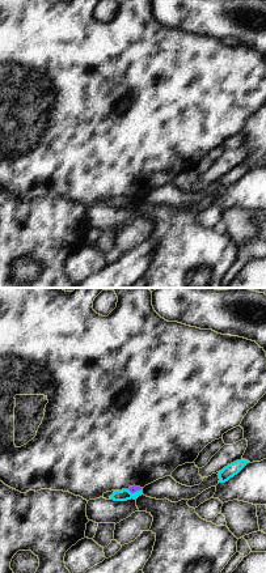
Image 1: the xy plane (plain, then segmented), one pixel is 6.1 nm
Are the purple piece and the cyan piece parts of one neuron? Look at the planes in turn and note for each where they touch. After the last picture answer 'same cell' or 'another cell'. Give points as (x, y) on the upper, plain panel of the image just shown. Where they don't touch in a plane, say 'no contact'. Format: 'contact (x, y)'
contact (134, 199)

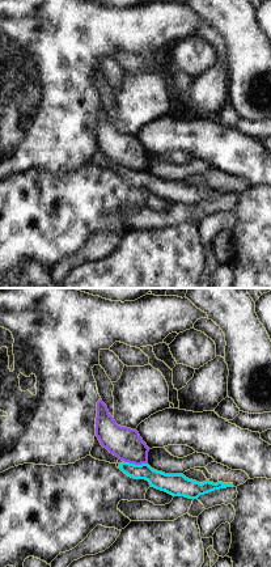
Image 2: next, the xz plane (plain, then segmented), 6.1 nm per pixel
contact (136, 170)

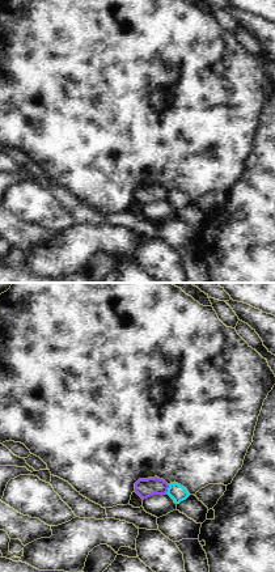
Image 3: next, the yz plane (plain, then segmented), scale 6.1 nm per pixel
contact (168, 194)

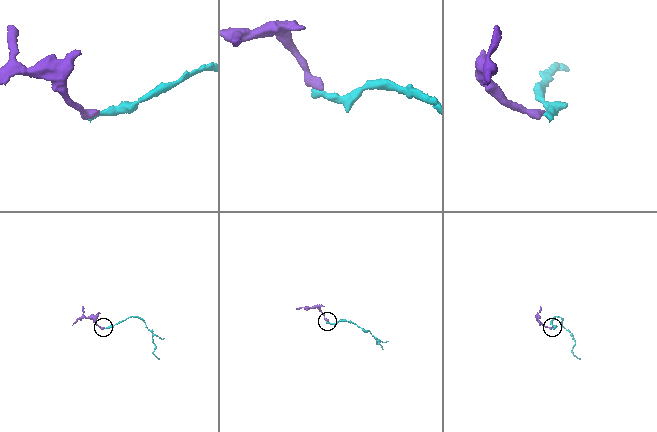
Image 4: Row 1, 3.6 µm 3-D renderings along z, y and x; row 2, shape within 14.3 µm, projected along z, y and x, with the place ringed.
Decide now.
another cell

